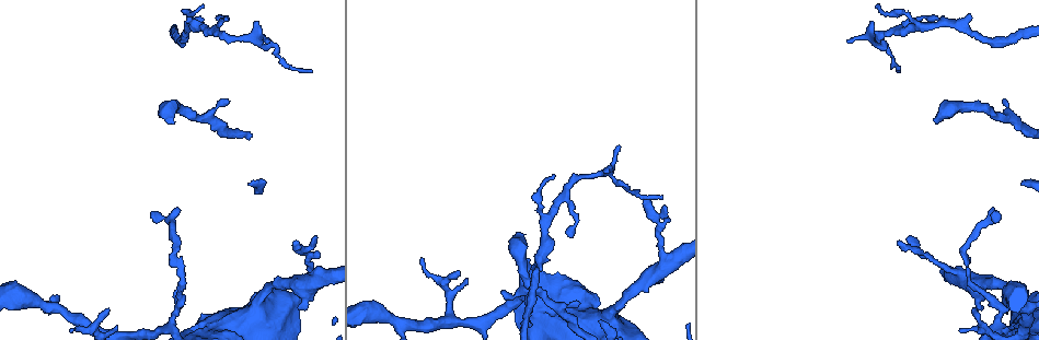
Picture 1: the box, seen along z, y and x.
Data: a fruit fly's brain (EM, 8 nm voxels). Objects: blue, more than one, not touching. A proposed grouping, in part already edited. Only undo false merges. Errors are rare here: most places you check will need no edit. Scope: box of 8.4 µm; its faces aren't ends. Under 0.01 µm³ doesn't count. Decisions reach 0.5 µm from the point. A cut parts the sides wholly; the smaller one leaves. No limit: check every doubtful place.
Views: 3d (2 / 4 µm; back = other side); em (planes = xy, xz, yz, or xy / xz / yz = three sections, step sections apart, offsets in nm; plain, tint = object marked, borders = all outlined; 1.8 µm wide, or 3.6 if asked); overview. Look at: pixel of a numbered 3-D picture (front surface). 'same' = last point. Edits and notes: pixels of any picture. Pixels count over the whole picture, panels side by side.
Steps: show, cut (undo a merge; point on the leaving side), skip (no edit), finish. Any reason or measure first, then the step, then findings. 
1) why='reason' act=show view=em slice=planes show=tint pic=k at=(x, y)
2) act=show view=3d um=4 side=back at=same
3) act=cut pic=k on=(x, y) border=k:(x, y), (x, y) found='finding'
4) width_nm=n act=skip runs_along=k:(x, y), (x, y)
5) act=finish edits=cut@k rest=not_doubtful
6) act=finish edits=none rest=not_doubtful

act=show view=3d um=2 pic=1 at=(546, 219)

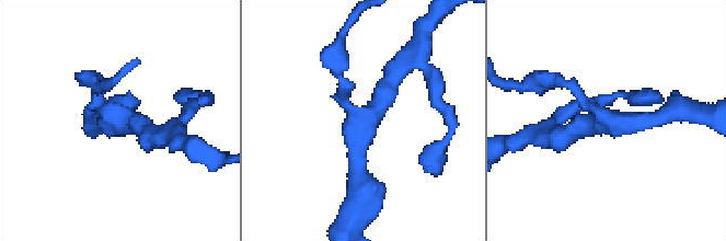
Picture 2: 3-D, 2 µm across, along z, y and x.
act=show view=em slice=xy step=8 show=tint pic=2 at=(614, 119)

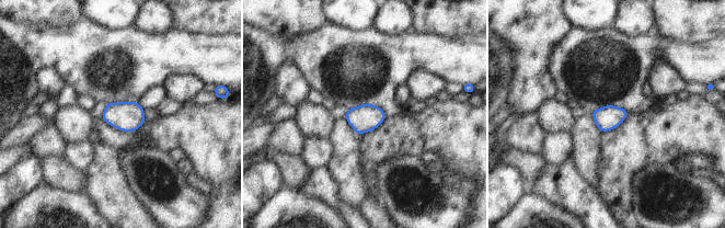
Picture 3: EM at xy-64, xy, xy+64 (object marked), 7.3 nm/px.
act=skip found='one cell here'

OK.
why='sharp bend' act=show view=em um=3.6 slice=planes show=tint pic=1 at=(606, 320)

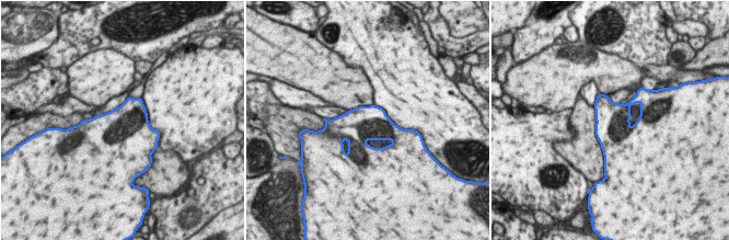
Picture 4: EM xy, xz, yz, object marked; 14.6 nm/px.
width_nm=550 act=skip found='one cell here'

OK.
why='abrupt turn' act=show view=em slice=planes show=borders pic=1 at=(172, 316)

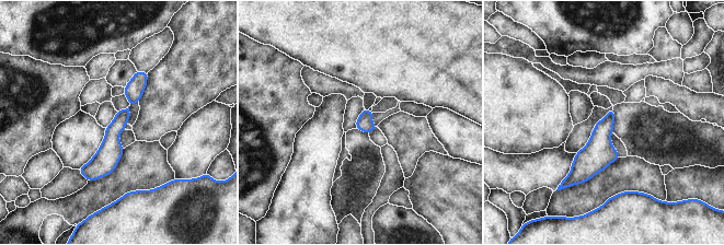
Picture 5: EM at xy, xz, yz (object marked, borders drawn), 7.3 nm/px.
act=skip found='continuous, no second cell'

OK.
why='sharp bend' act=show view=3d um=4 pic=1 at=(316, 277)

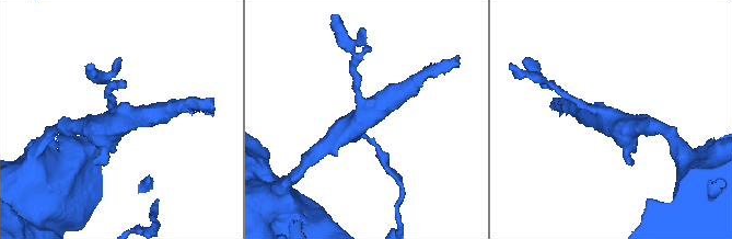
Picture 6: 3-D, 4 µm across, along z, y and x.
arms=4 act=show view=em um=3.6 slice=planes show=plain pic=6 at=(610, 119)

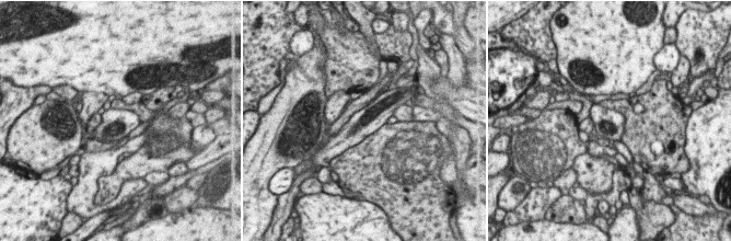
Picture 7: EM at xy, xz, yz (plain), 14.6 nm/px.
act=show view=em um=3.6 slice=planes show=tint at=same

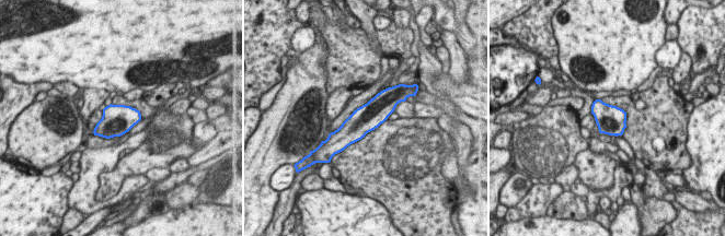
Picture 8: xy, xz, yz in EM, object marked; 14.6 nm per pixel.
act=skip found='continuous, no second cell'

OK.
act=finish edits=none rest=not_doubtful

